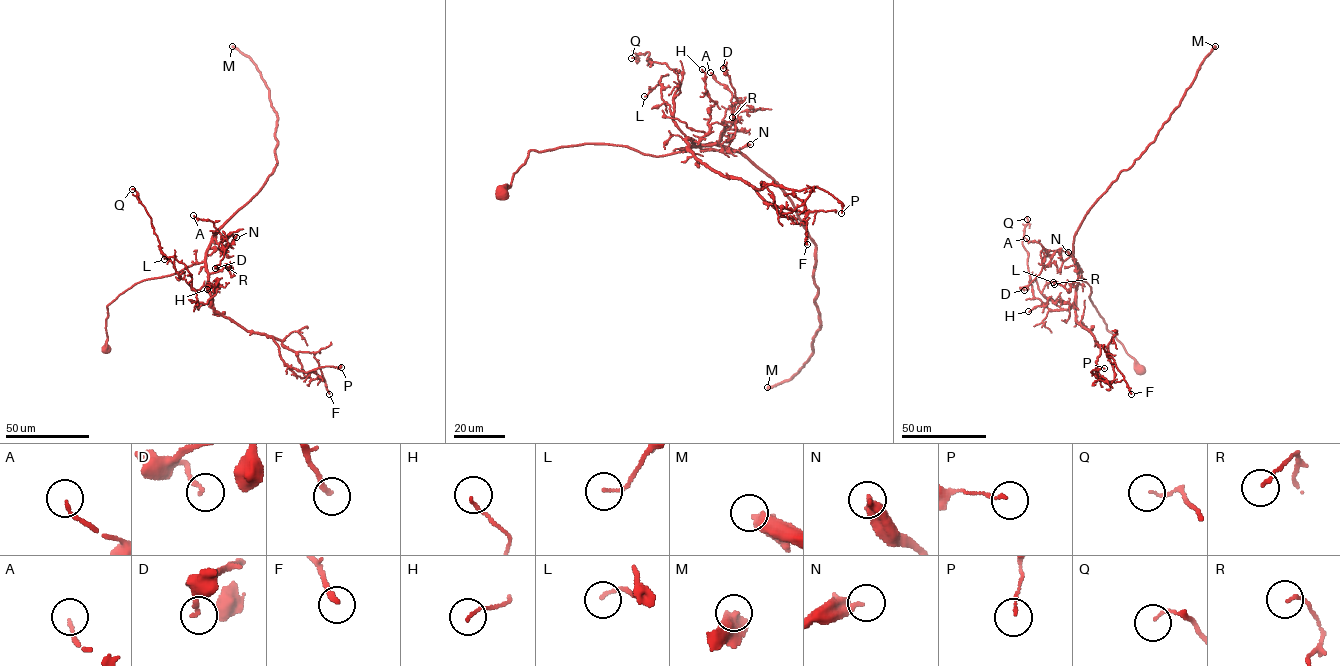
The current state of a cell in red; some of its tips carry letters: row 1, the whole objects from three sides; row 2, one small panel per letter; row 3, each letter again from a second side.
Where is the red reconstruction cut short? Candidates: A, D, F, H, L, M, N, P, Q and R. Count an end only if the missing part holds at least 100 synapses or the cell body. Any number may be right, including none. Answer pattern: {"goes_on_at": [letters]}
{"goes_on_at": ["M"]}

